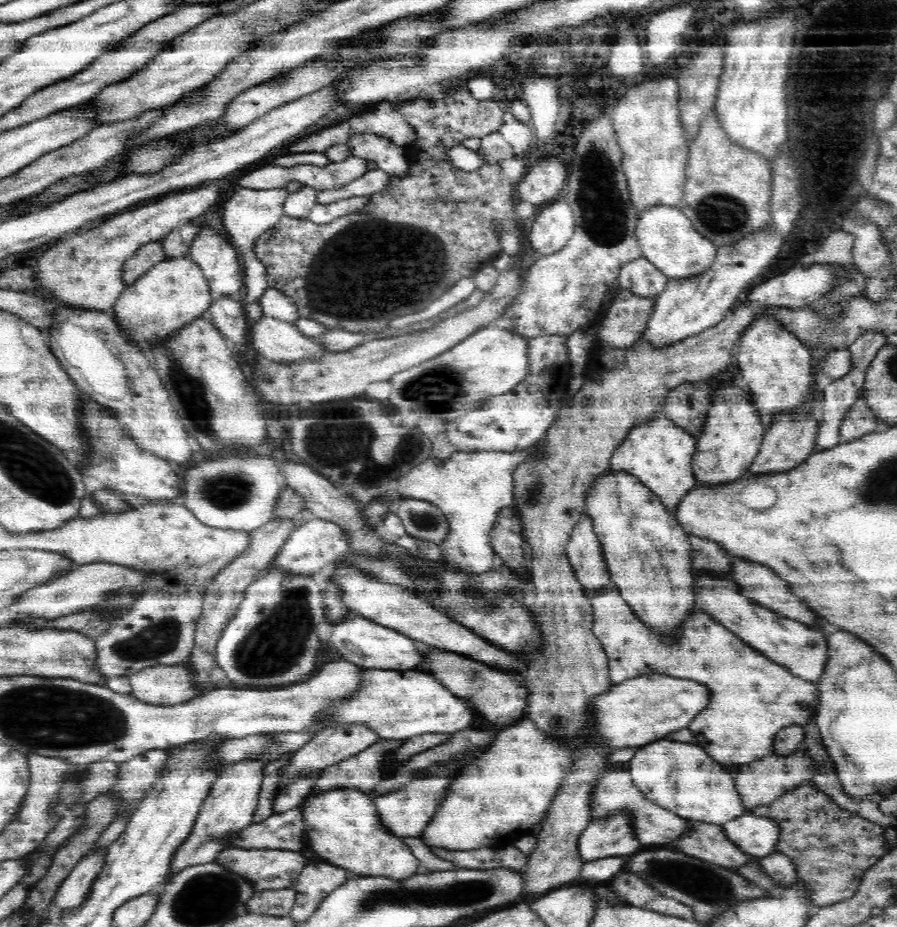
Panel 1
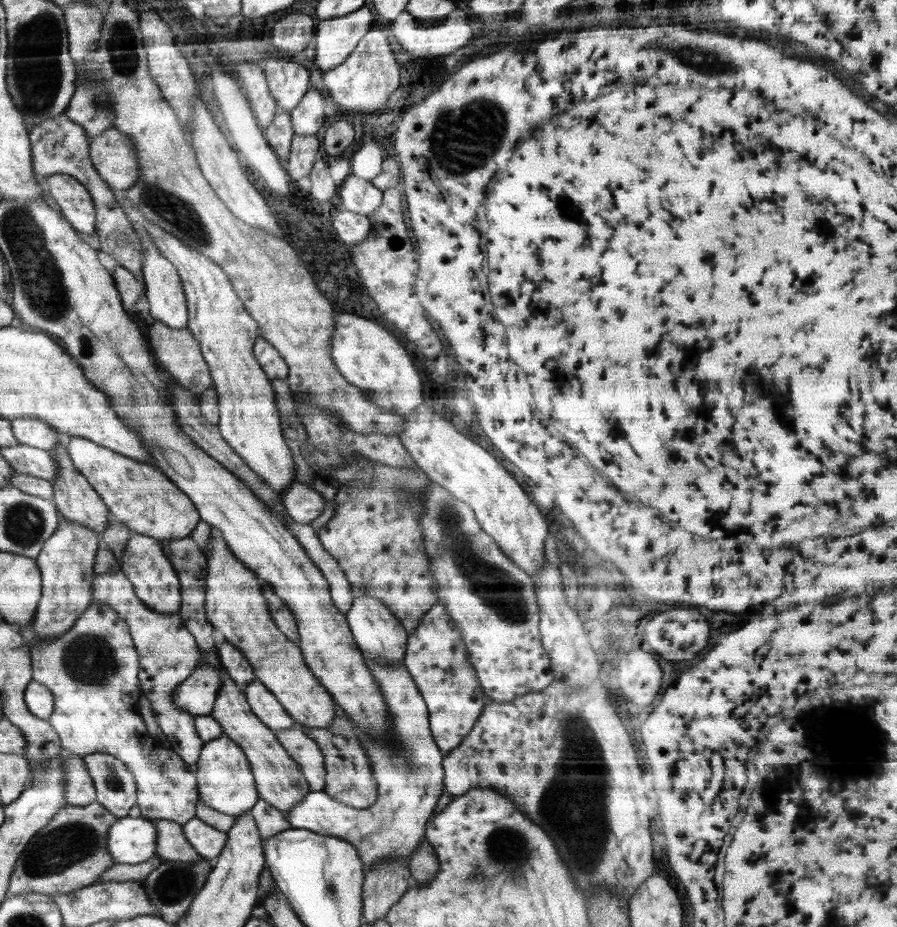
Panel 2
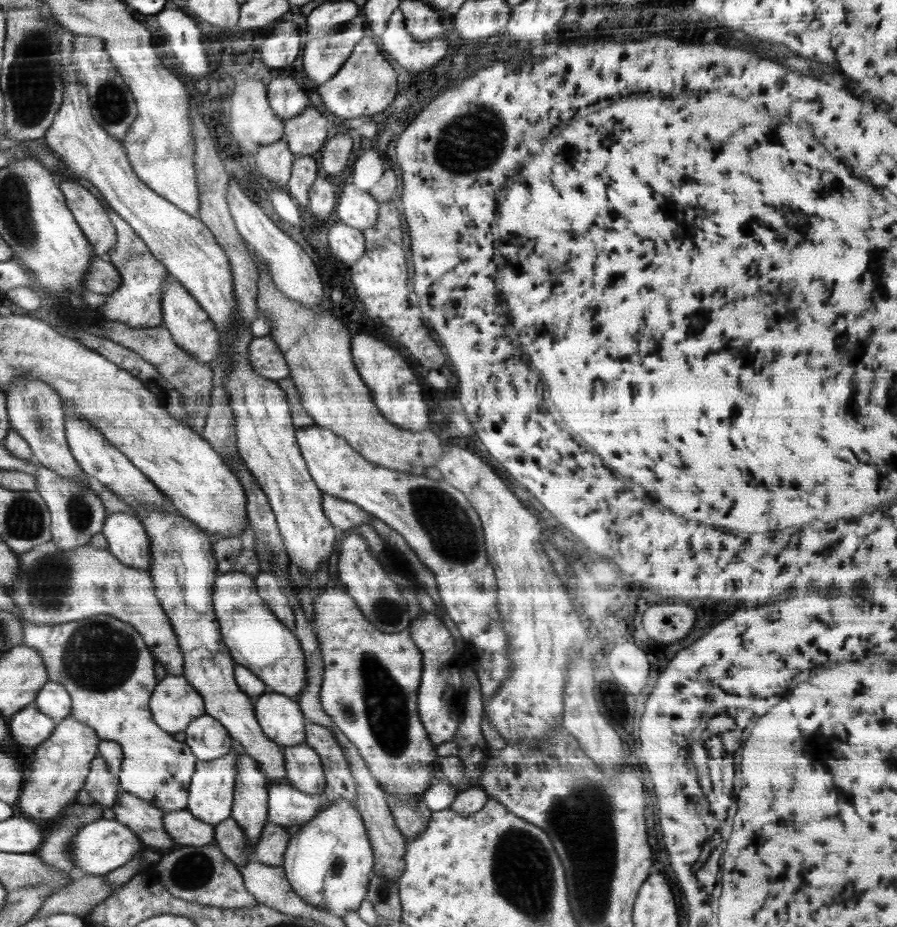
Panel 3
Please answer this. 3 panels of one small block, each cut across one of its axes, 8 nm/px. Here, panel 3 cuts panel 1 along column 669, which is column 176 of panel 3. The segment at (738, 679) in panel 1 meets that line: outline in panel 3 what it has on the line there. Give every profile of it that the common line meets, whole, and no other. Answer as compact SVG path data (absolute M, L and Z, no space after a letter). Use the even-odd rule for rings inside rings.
M48 541L17 553L20 562L18 579L6 591L13 598L20 616L38 626L64 624L90 616L107 615L138 628L146 636L146 644L154 648L154 656L168 675L184 674L183 654L166 612L160 606L156 586L149 571L123 564L108 548L96 548L90 543L74 549L62 549Z

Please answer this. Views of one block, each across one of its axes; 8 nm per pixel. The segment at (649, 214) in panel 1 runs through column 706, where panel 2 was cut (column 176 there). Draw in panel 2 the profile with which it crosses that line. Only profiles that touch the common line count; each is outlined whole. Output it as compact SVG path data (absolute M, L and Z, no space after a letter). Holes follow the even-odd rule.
M115 192L115 196L128 219L134 226L140 226L149 232L158 250L174 265L179 274L188 308L187 328L200 346L217 392L217 427L222 438L229 442L270 488L282 494L295 482L295 464L282 434L282 421L276 407L271 380L254 359L253 347L259 338L258 324L244 309L244 304L238 299L228 275L219 264L148 220L123 197L123 192Z

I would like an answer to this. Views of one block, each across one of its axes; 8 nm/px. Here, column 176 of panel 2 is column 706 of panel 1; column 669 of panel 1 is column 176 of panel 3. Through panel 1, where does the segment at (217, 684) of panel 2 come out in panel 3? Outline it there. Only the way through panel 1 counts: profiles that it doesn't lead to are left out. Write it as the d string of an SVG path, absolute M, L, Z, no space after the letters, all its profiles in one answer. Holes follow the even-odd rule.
M167 674L158 681L157 688L149 700L149 708L154 713L157 725L173 736L186 730L195 718L205 714L202 695L184 675Z

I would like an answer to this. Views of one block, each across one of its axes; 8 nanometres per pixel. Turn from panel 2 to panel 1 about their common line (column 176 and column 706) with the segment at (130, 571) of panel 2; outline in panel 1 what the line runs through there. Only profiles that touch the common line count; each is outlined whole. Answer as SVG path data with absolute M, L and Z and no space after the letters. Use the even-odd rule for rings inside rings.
M698 574L694 578L695 606L739 636L747 645L760 651L776 664L789 669L794 676L816 684L822 676L829 654L826 635L818 629L772 612L741 594L741 589L730 576Z

